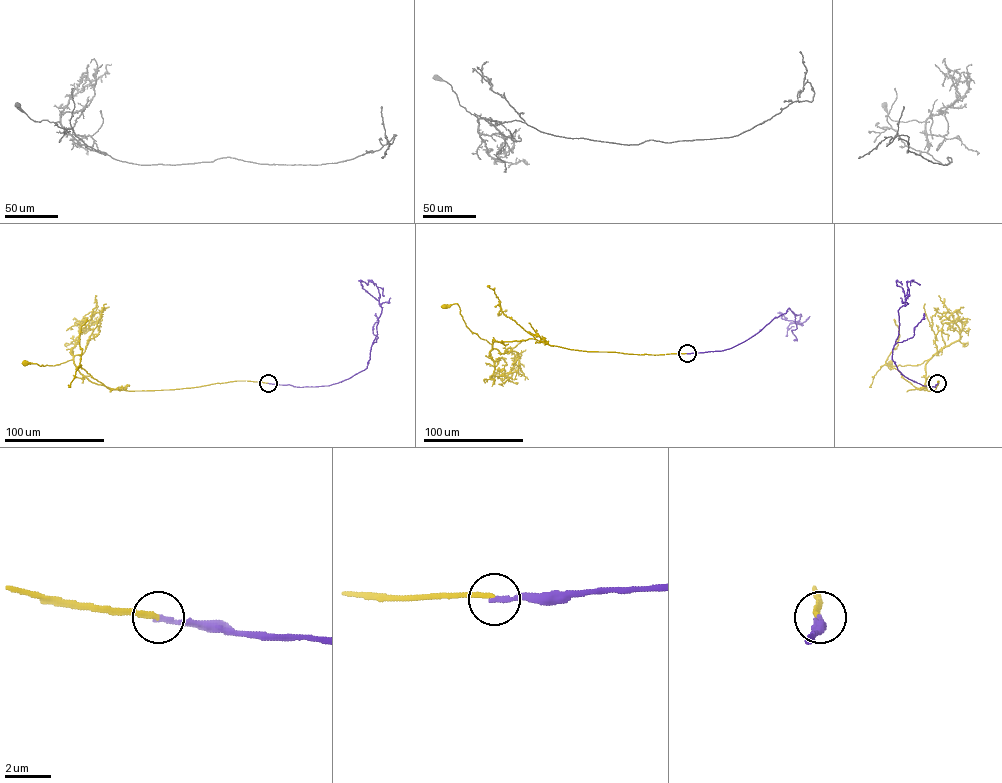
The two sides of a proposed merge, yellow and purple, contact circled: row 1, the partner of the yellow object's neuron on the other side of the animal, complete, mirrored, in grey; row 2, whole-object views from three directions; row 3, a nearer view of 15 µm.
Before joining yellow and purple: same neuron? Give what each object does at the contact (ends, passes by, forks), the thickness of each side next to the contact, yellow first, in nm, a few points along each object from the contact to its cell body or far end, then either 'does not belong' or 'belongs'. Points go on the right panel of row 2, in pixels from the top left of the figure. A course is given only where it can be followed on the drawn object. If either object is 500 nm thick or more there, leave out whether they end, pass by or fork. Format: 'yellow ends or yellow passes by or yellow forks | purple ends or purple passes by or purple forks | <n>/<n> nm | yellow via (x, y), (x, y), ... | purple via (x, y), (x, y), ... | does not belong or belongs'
yellow ends | purple ends | 200/200 nm | yellow via (937, 383), (933, 390), (923, 390), (928, 360), (916, 365), (889, 366), (890, 363) | purple via (937, 383), (923, 386), (907, 378), (892, 359), (898, 310), (905, 300), (896, 281), (902, 285) | does not belong

